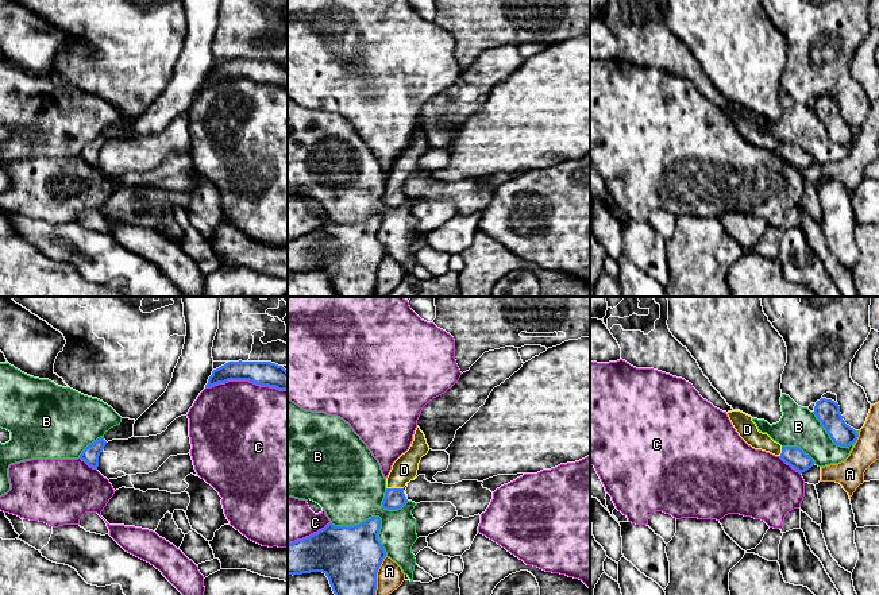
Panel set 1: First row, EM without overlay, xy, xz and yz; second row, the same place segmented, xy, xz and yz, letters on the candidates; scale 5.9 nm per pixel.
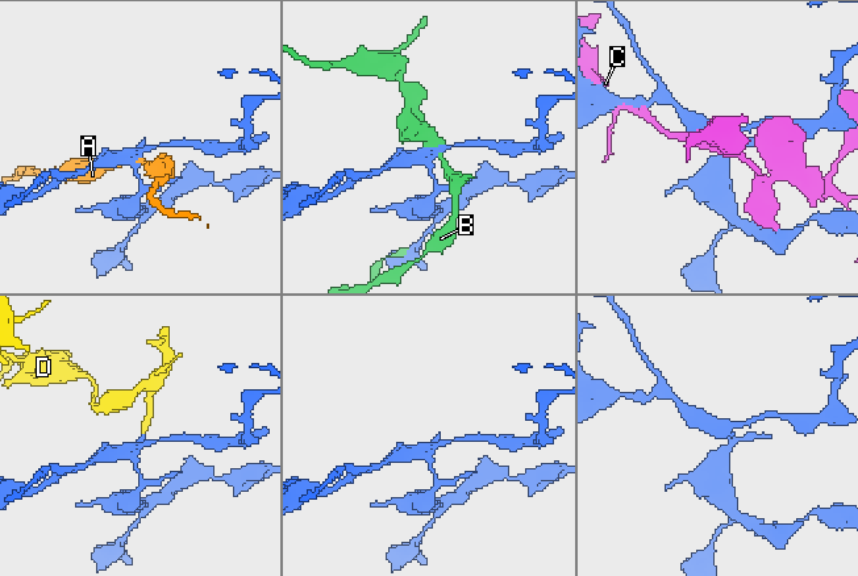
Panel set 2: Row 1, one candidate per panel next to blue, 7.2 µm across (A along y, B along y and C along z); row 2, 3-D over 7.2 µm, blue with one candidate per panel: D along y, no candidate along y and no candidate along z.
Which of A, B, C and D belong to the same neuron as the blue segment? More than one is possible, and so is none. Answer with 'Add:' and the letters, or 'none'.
Add: D

